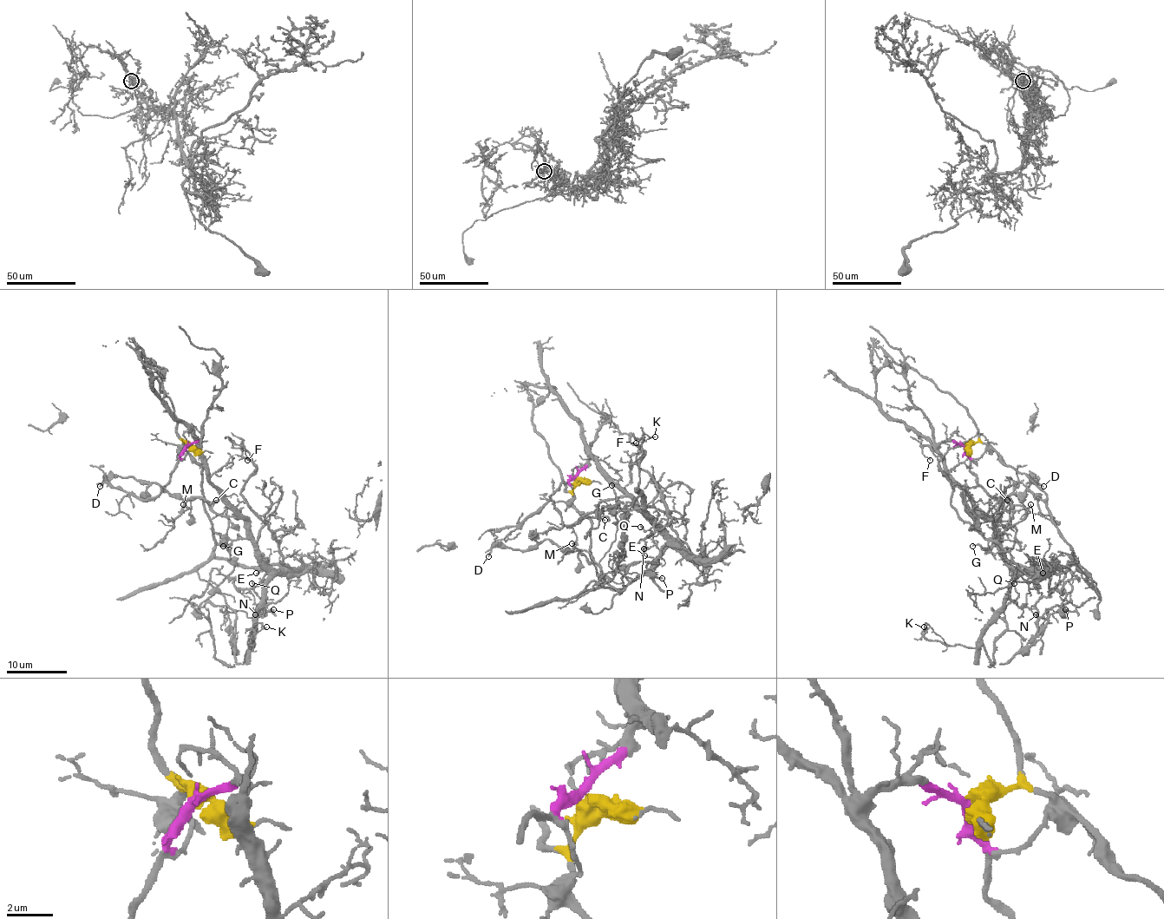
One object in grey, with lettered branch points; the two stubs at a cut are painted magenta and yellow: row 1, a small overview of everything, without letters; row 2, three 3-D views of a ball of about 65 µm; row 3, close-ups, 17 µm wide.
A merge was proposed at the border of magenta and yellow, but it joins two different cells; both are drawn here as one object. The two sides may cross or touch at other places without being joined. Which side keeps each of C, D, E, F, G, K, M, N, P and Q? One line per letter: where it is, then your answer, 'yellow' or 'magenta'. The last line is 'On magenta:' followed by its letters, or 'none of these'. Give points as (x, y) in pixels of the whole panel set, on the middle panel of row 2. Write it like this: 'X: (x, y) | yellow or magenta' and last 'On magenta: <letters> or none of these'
C: (604, 520) | magenta
D: (488, 556) | yellow
E: (644, 555) | magenta
F: (636, 443) | magenta
G: (611, 485) | magenta
K: (655, 436) | magenta
M: (572, 543) | magenta
N: (644, 548) | magenta
P: (662, 578) | yellow
Q: (640, 527) | magenta
On magenta: C, E, F, G, K, M, N, Q

